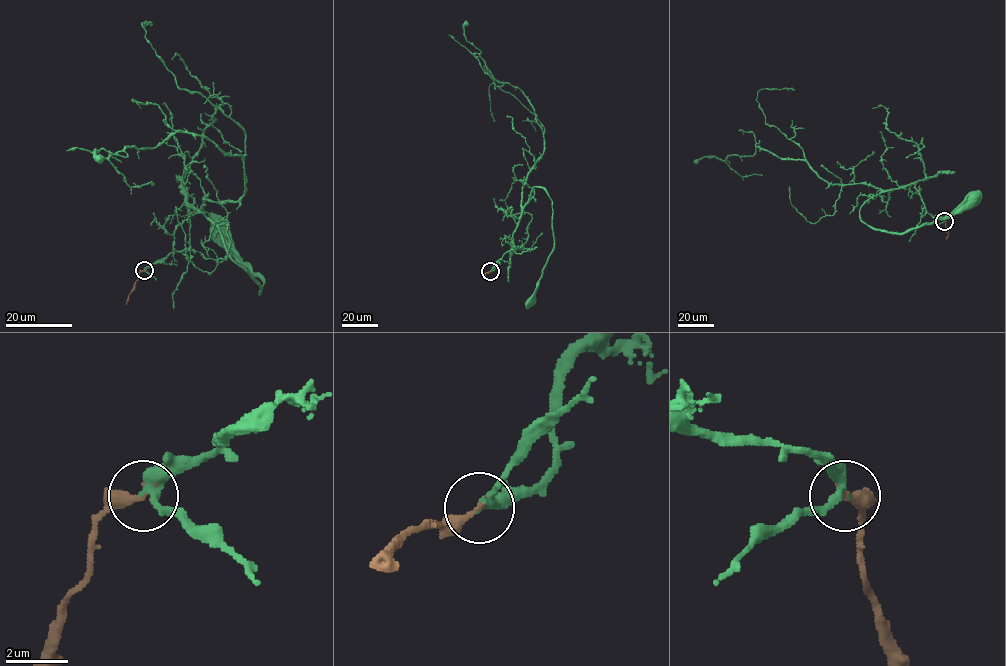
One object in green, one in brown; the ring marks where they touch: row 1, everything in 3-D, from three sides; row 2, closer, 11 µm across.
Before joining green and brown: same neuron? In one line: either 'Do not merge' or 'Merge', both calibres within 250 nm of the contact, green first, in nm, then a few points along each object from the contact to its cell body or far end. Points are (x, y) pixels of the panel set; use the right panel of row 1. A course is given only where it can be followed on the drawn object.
Merge. Thickness 300 nm (green) against 300 nm. Course of green: (944, 221), (923, 211), (912, 184), (876, 194), (859, 212), (876, 229), (906, 233), (956, 213), (972, 198). Course of brown: (944, 221), (948, 234), (946, 239)

